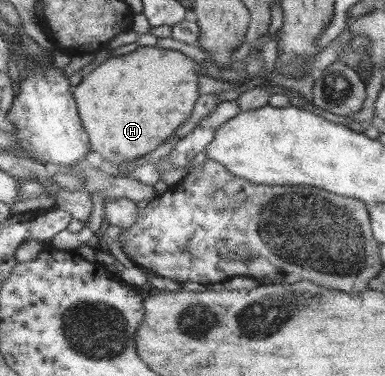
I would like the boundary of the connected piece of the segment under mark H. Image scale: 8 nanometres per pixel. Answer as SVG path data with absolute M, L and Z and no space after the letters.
M140 46L125 55L110 57L99 64L87 78L73 88L72 93L79 117L87 131L90 150L99 152L109 162L121 164L155 150L166 141L177 127L181 127L192 114L195 101L201 96L197 87L199 66L181 51L156 46Z

